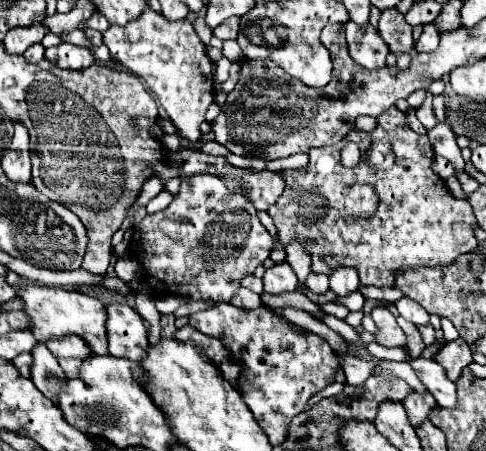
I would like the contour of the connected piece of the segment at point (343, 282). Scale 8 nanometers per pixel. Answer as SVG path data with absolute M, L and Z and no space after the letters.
M338 268L338 272L332 272L330 276L330 290L338 296L348 296L356 292L358 286L358 272L354 268Z

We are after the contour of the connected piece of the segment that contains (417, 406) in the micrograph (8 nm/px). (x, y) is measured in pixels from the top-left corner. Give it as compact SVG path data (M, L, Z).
M412 394L412 396L406 396L406 400L402 402L402 406L406 408L406 414L408 414L408 420L412 422L414 428L420 428L424 420L430 418L430 412L438 408L436 400L432 394L426 394L426 396L420 396L420 394Z

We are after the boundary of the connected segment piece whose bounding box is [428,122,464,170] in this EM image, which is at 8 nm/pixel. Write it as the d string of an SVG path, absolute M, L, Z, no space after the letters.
M438 122L430 132L428 132L430 144L434 146L434 152L444 156L446 160L450 160L454 164L456 170L464 170L464 160L460 156L460 148L456 144L454 132L446 122Z

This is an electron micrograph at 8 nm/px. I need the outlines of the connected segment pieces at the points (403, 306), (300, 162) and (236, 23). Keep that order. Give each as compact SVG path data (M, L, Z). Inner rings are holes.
M408 296L400 298L400 300L396 302L396 308L398 308L400 316L404 316L406 320L410 320L410 322L414 322L414 324L428 324L430 314L424 312L424 308L422 308L420 304L416 304L414 300L410 300Z
M298 153L295 155L291 155L287 158L276 159L272 161L268 161L266 164L266 168L268 170L284 170L284 169L297 169L297 168L305 168L309 163L309 157L306 153Z
M232 16L232 18L224 20L218 28L214 28L214 36L218 36L220 40L236 40L238 28L240 28L240 18Z

